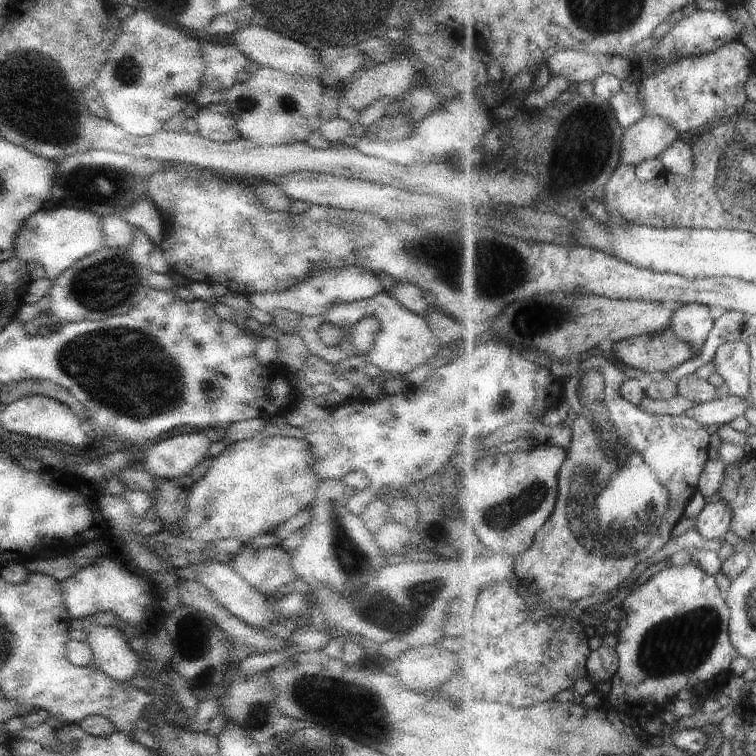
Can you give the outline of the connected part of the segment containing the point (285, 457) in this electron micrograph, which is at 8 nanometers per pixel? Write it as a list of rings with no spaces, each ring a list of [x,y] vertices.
[[[262,434],[226,445],[220,455],[212,458],[206,475],[201,480],[190,483],[191,493],[183,526],[184,538],[204,542],[236,538],[245,544],[262,534],[274,535],[280,524],[296,516],[300,510],[312,506],[319,487],[319,478],[315,476],[312,466],[313,458],[309,442],[296,437],[263,437]]]

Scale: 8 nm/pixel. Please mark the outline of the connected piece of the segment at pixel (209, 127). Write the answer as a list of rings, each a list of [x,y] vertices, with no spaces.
[[[226,102],[202,107],[195,117],[198,122],[198,133],[204,138],[223,143],[240,137]]]

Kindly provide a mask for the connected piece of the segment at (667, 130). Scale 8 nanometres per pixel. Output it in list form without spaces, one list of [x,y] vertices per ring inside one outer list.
[[[648,115],[625,130],[622,143],[622,165],[641,165],[665,153],[678,139],[680,131],[662,117]]]

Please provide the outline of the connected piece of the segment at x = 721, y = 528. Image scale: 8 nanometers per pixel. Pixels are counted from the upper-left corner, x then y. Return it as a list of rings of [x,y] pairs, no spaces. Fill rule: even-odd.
[[[720,497],[711,499],[709,505],[698,516],[696,526],[701,530],[702,536],[709,538],[724,537],[732,528],[736,510],[731,504]]]

